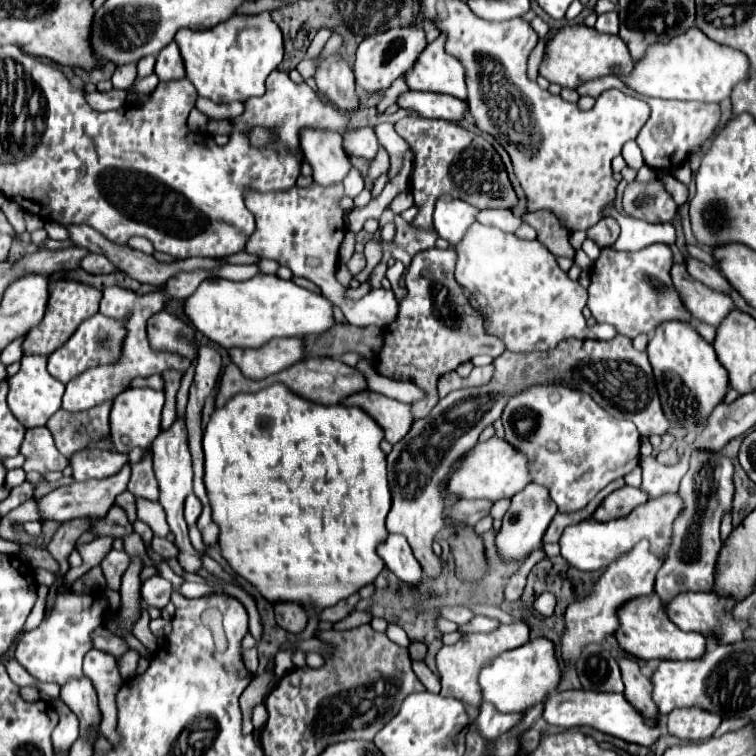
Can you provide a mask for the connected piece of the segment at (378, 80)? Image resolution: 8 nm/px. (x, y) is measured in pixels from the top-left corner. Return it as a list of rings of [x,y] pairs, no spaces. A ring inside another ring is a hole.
[[[417,27],[389,29],[389,31],[369,35],[367,39],[363,39],[357,49],[357,59],[353,65],[357,91],[359,93],[375,93],[377,89],[389,89],[391,83],[413,65],[413,61],[421,55],[425,45],[427,45],[425,33],[423,33],[423,29],[417,29]]]

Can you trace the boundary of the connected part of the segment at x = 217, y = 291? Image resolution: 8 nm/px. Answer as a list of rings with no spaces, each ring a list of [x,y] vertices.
[[[257,275],[249,281],[205,279],[185,301],[185,313],[195,329],[227,349],[259,349],[275,337],[321,335],[335,325],[333,305],[325,295],[283,281],[277,275]]]

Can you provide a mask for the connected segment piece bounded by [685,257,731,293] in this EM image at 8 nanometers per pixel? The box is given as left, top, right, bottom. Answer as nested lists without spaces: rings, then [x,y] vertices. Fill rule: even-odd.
[[[687,257],[685,263],[687,263],[689,275],[695,277],[697,281],[701,281],[701,283],[705,283],[705,285],[711,285],[713,289],[723,291],[723,293],[727,293],[727,291],[731,289],[731,285],[727,283],[727,279],[725,279],[717,269],[705,265],[703,261],[699,261],[699,259],[695,259],[695,257]]]

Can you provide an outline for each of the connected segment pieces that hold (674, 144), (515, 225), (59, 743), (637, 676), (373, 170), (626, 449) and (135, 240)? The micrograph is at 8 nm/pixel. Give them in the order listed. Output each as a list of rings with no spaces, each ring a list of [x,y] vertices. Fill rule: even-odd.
[[[641,97],[651,107],[651,117],[635,139],[643,151],[645,163],[655,171],[673,171],[683,165],[691,149],[699,147],[719,125],[721,107],[719,103],[695,103],[695,101],[663,101],[655,97]]]
[[[487,209],[479,213],[479,223],[483,225],[491,225],[491,227],[499,227],[501,231],[507,233],[515,233],[521,225],[521,219],[517,219],[509,209]]]
[[[61,701],[51,703],[55,707],[55,711],[59,713],[59,725],[53,731],[53,747],[59,753],[67,753],[71,743],[77,739],[79,735],[79,721],[75,719],[75,715],[71,713],[71,709],[67,705],[63,705]]]
[[[619,657],[617,661],[619,661],[623,683],[625,683],[623,695],[629,699],[629,703],[635,709],[643,711],[647,719],[655,719],[657,711],[655,711],[655,703],[651,703],[651,679],[639,671],[639,665],[633,659]]]
[[[381,147],[379,149],[379,155],[369,163],[369,173],[367,173],[367,177],[375,183],[381,175],[385,175],[389,171],[389,155],[387,155],[387,151]]]
[[[561,385],[531,387],[507,403],[501,421],[507,443],[527,457],[531,481],[549,491],[559,513],[585,509],[607,483],[625,477],[639,465],[637,427],[609,415],[583,391]]]
[[[131,237],[131,239],[127,241],[127,245],[129,245],[131,249],[143,251],[143,253],[153,253],[153,251],[155,251],[155,249],[151,247],[151,241],[149,241],[149,239],[143,239],[143,237]]]

